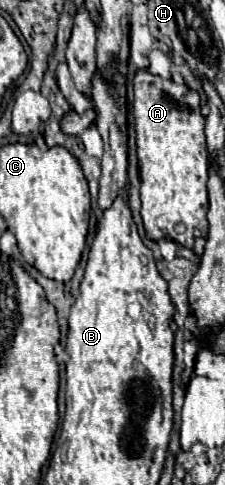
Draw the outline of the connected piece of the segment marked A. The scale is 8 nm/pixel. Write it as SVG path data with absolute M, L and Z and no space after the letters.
M139 69L133 79L135 99L133 99L133 117L137 131L137 157L139 157L139 175L141 175L141 217L145 233L149 239L173 239L179 245L193 247L197 237L207 233L207 177L209 177L209 155L205 145L205 117L201 115L199 93L189 89L185 83L177 85L175 81L161 79L159 75Z

